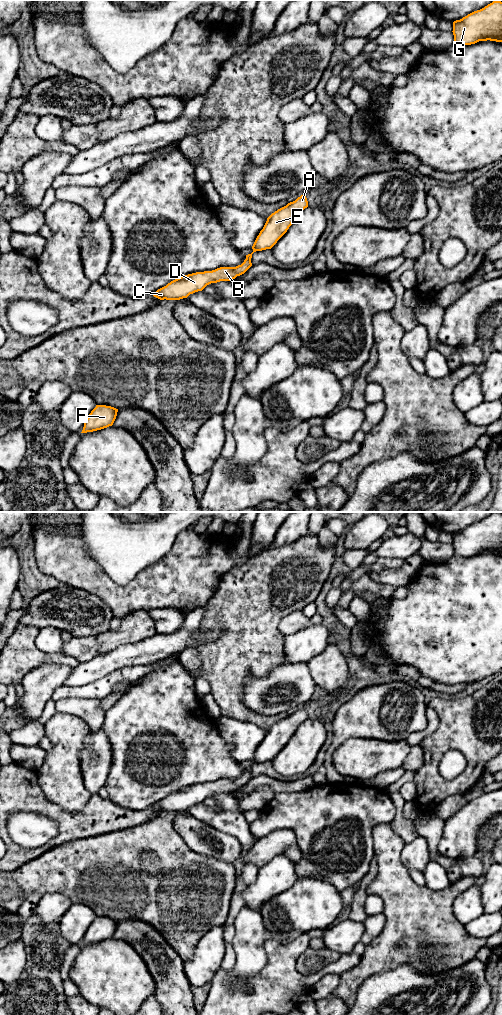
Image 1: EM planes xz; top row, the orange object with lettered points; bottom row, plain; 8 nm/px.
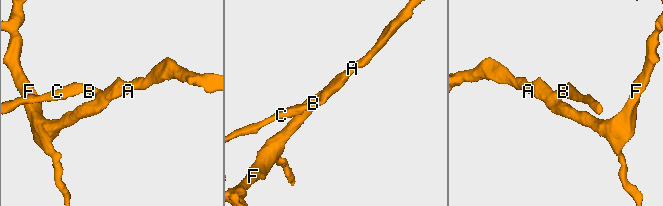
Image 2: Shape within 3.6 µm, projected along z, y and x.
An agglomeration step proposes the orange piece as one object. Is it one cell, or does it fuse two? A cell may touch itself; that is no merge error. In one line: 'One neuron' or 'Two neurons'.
One neuron

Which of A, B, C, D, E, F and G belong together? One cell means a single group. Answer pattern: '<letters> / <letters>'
A B C D E F G

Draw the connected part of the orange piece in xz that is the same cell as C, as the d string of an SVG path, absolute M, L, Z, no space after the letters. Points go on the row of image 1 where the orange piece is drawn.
M305 194L295 201L272 213L257 236L251 254L241 265L236 267L220 267L212 271L196 272L181 276L166 286L158 289L152 295L160 300L180 300L187 298L190 294L202 291L207 285L220 281L232 281L237 276L244 274L251 266L252 254L256 251L271 249L277 241L287 232L295 221L297 215L308 207Z

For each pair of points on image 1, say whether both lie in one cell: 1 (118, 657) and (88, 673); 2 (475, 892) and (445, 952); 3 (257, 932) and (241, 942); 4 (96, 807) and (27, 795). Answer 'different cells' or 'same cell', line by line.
1: same cell
2: different cells
3: same cell
4: same cell

